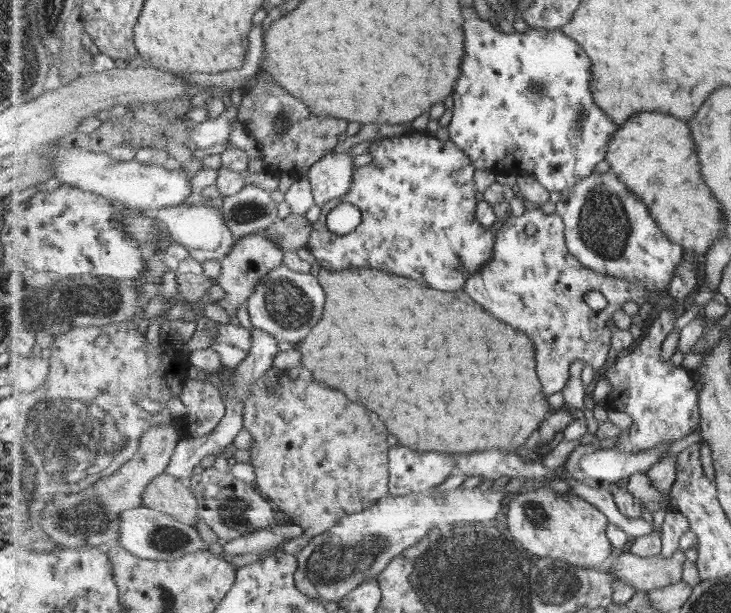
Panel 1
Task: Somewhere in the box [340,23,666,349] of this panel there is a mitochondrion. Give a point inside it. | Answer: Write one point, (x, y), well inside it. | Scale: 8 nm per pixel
(605, 227)

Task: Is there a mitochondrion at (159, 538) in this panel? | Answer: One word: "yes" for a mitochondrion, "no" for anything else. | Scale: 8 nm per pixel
yes

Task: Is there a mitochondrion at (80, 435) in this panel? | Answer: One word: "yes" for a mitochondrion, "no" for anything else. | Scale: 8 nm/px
yes

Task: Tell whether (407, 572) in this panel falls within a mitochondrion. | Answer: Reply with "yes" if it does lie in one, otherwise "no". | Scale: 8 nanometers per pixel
yes

